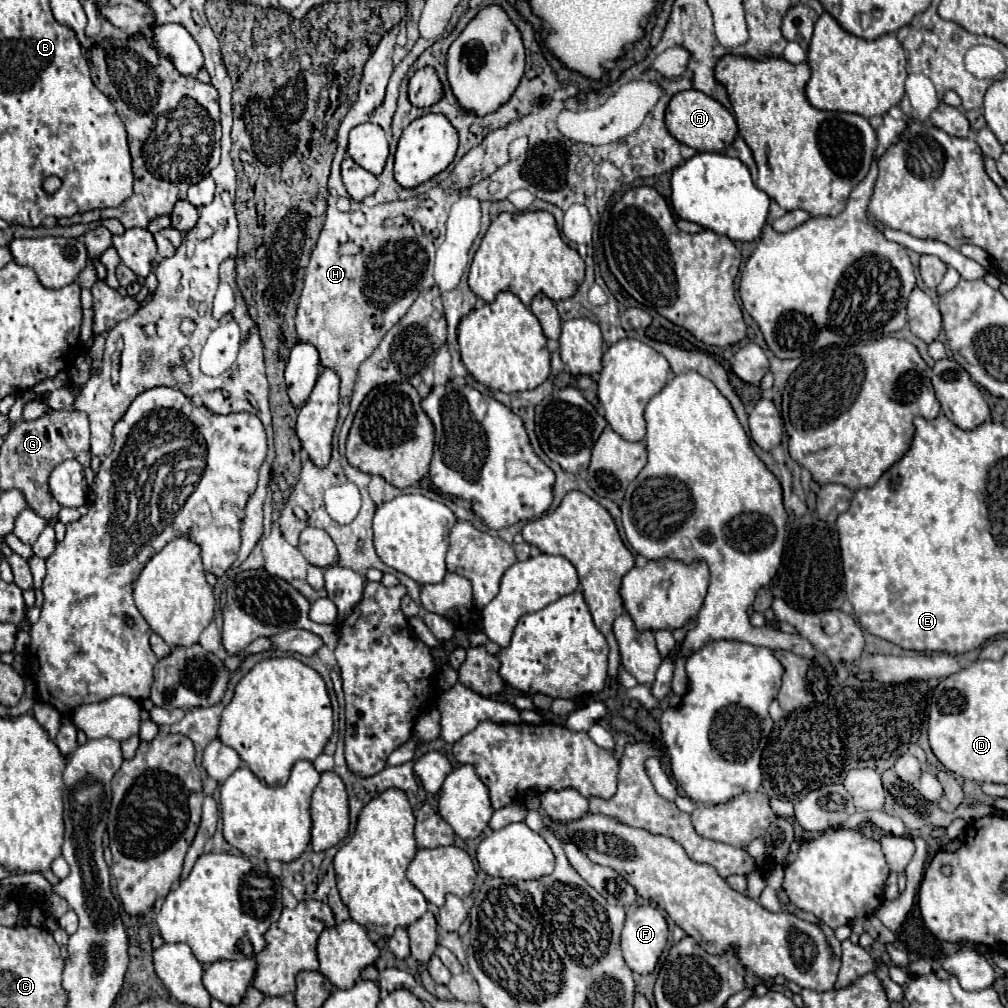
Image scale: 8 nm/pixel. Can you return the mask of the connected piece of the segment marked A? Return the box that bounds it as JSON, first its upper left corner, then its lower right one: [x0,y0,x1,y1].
[666,89,738,153]

